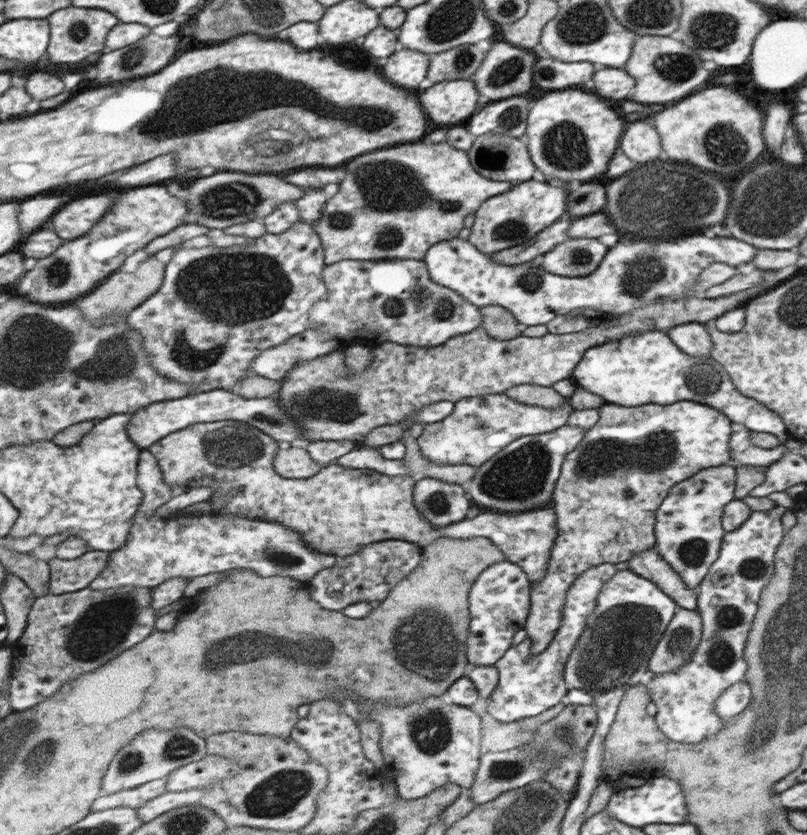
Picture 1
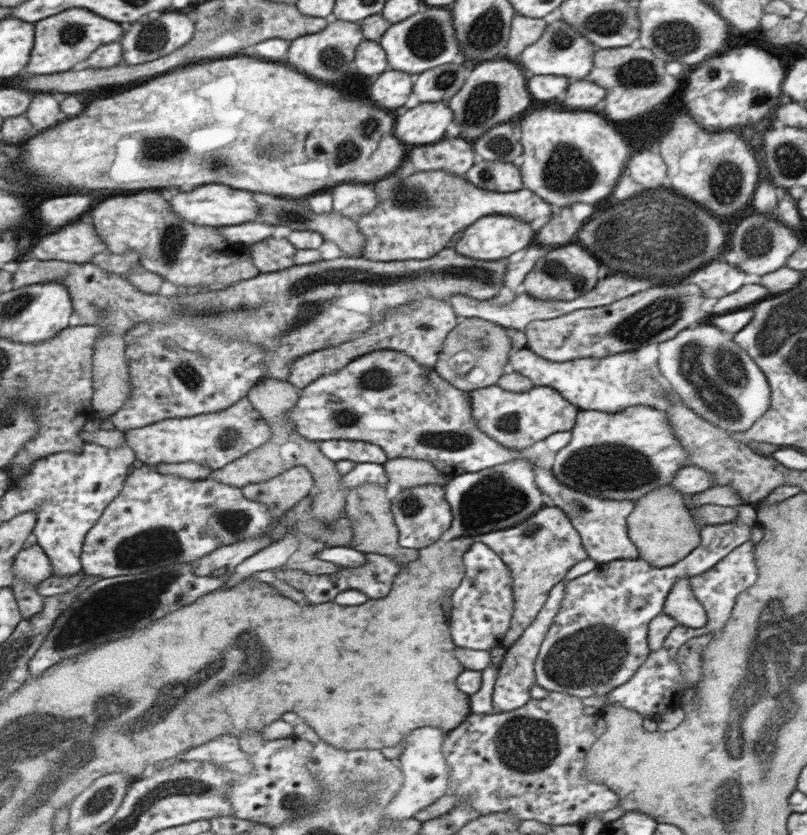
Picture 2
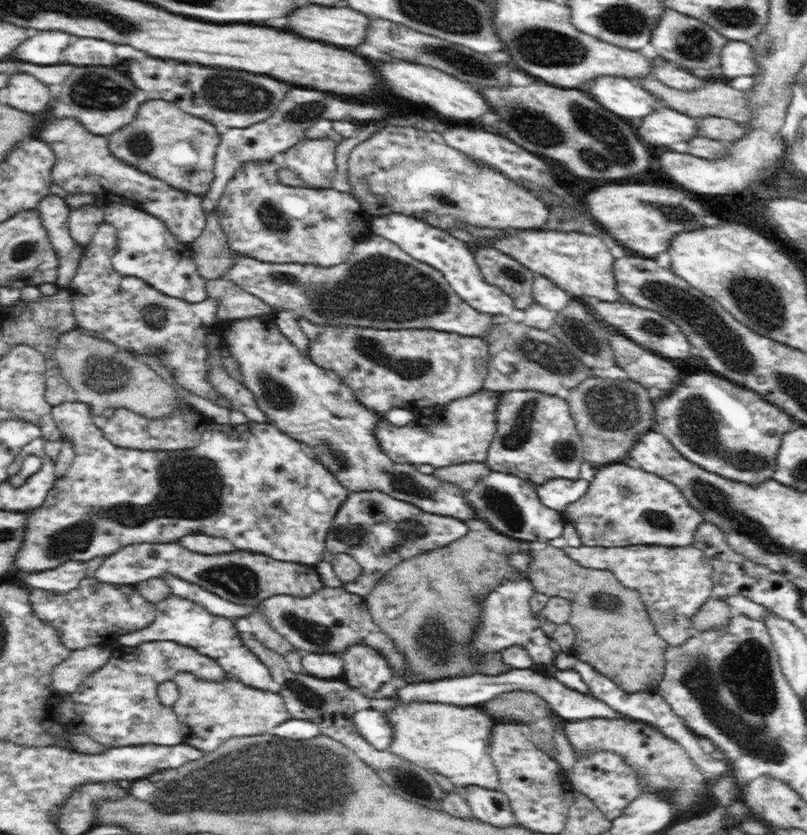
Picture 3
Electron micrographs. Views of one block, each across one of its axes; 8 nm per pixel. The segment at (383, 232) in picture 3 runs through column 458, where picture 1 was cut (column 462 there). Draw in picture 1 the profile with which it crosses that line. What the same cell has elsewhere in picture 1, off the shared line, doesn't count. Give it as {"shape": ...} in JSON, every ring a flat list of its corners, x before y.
{"shape":[[464,236,452,238,432,245,422,258,427,266,429,279,433,283,454,290,473,306,484,308,485,306,501,306,508,310,513,318,523,327,535,326,536,324,546,325,552,318,562,314,571,313,577,309,591,309,604,313,624,315,630,310,641,308,655,302,672,304,686,296,686,290,695,286,699,274,707,268,711,262,725,262,729,266,739,266,745,262,751,262,755,256,755,247,737,238,705,238,705,236,683,236,667,242,619,242,608,250,608,254,601,261,601,270,594,270,589,276,574,277,549,274,540,265,533,266,533,261,507,266,500,262,494,262,490,254,483,254,477,250,472,243,466,241]]}

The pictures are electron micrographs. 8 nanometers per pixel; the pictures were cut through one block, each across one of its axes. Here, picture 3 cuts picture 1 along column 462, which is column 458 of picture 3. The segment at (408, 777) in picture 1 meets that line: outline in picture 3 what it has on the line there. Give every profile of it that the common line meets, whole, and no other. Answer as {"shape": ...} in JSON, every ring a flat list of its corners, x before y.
{"shape":[[411,702,386,712,388,724,392,726,390,751,404,761,420,768,448,776,456,788,466,785,482,786,499,790,498,771,490,757,493,718,480,712,480,708,460,708,450,703]]}

